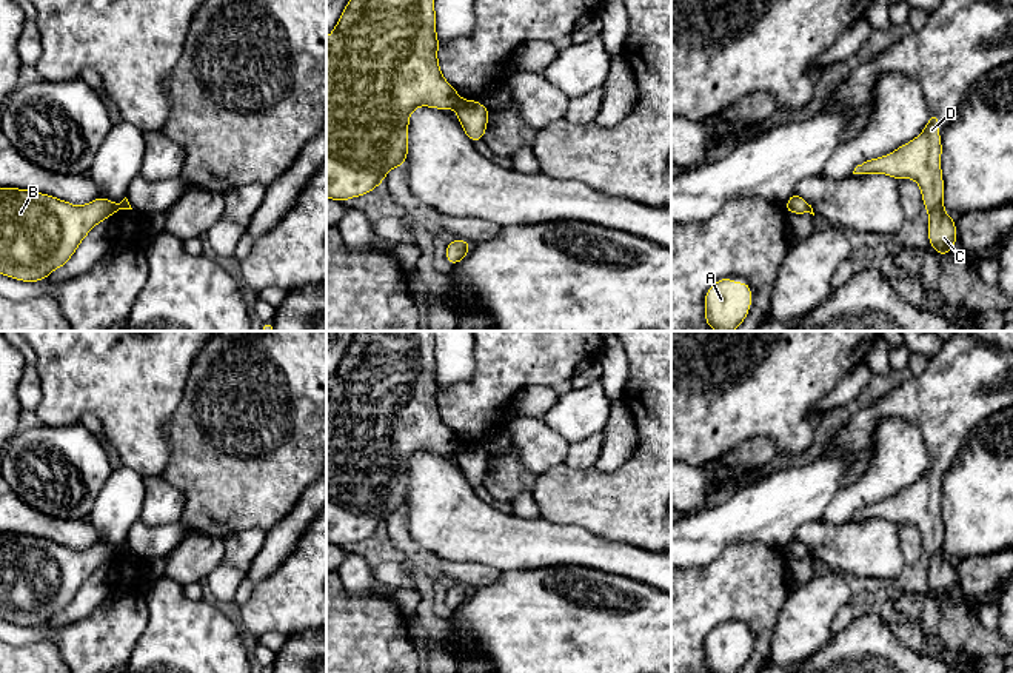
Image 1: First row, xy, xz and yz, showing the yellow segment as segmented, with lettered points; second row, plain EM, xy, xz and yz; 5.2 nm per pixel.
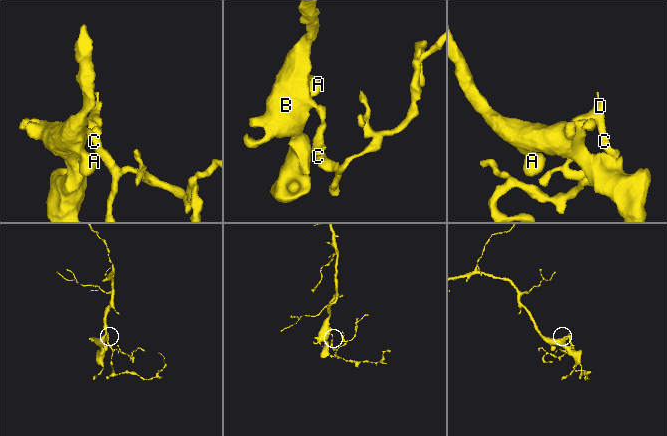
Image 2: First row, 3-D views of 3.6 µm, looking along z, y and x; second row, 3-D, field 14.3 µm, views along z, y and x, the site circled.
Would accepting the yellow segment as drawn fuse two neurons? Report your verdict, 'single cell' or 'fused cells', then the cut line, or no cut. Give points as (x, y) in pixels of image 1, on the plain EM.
fused cells; cut in xz along (462, 445), (456, 453)

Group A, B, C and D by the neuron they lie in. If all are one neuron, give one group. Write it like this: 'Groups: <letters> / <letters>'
Groups: A B / C D

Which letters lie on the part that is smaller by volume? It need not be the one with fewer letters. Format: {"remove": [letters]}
{"remove": ["C", "D"]}

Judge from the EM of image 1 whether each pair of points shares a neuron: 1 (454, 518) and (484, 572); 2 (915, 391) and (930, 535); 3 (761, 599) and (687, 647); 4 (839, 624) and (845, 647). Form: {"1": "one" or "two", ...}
{"1": "two", "2": "one", "3": "one", "4": "two"}

